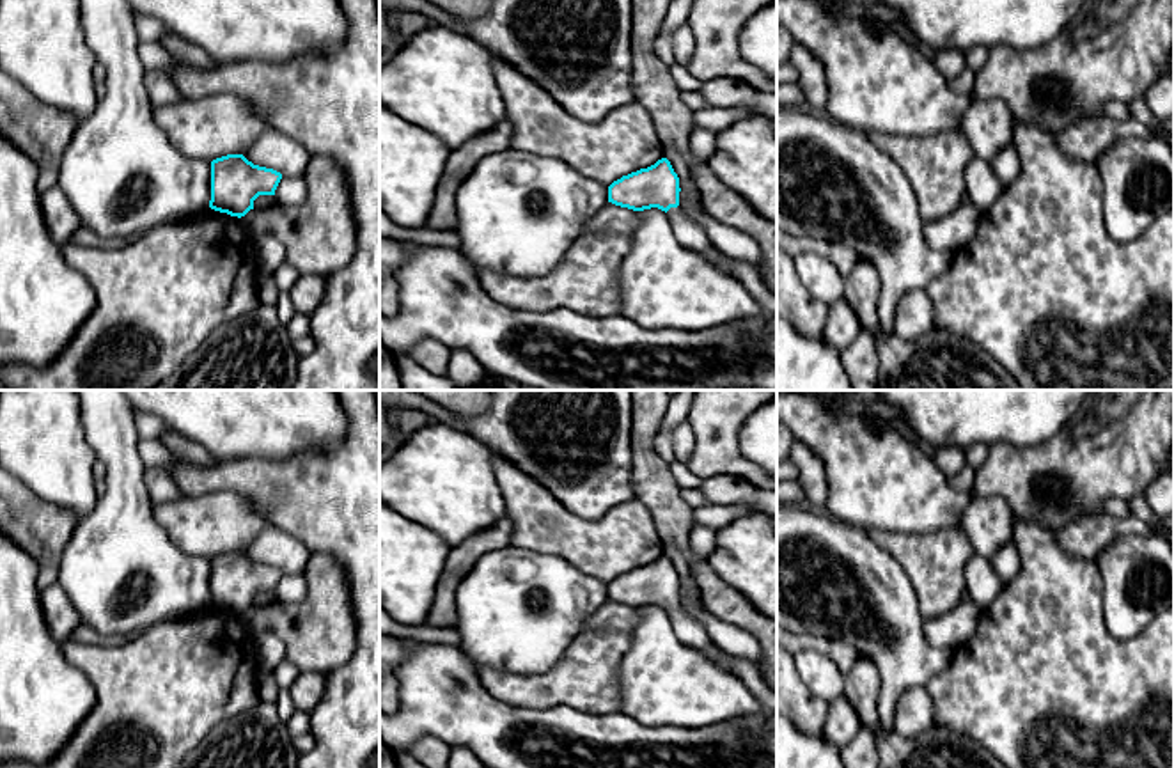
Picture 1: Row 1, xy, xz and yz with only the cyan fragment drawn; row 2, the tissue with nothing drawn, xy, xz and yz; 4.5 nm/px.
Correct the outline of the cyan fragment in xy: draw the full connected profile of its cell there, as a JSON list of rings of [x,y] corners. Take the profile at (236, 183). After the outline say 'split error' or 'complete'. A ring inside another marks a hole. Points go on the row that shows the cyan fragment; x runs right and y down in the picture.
[[[227,154],[211,161],[209,208],[231,216],[245,216],[259,195],[275,195],[282,174],[254,165],[243,154]]] | complete

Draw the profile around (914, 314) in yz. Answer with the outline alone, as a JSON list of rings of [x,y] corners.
[[[926,289],[904,293],[894,314],[894,333],[904,341],[922,337],[933,326],[933,307]]]

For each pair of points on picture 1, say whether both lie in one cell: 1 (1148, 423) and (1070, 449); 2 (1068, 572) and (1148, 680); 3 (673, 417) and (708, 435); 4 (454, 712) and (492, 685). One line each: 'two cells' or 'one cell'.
1: one cell
2: one cell
3: two cells
4: two cells

